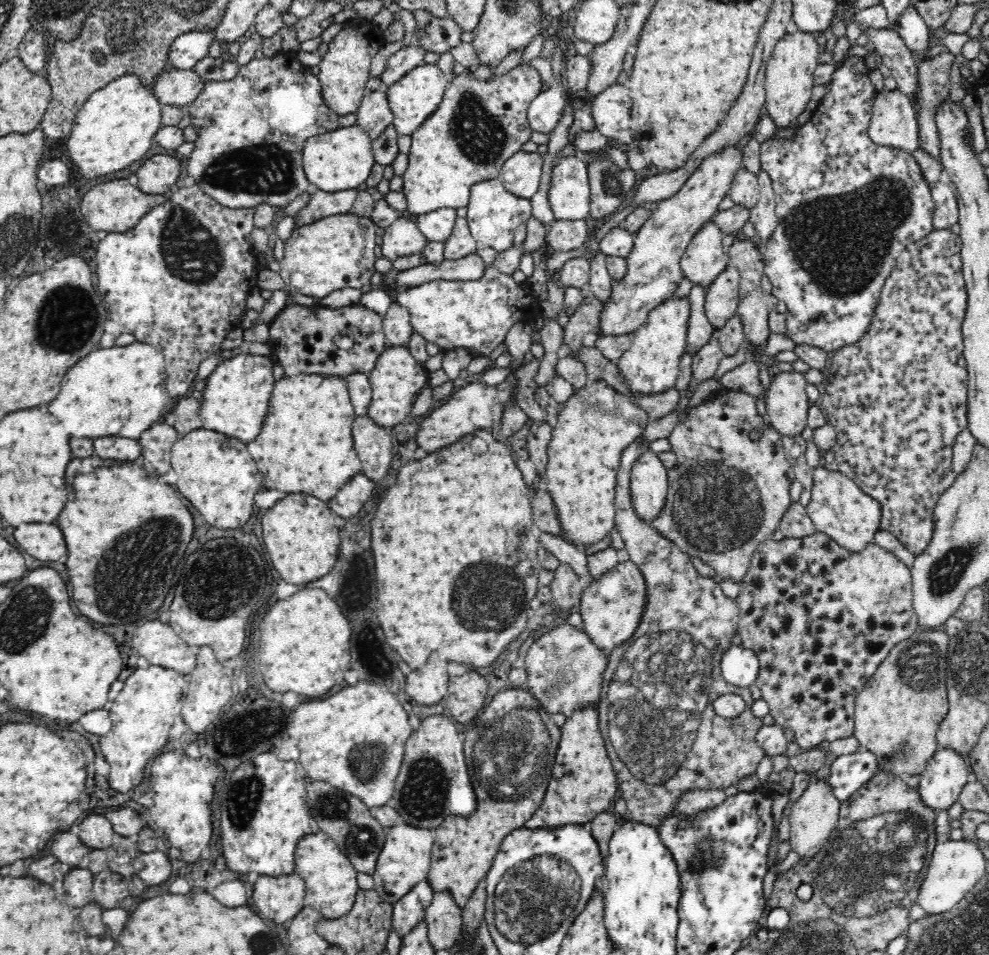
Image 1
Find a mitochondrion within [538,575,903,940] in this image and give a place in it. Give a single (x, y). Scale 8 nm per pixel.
(657, 692)

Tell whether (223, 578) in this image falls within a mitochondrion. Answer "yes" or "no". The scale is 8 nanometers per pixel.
yes

